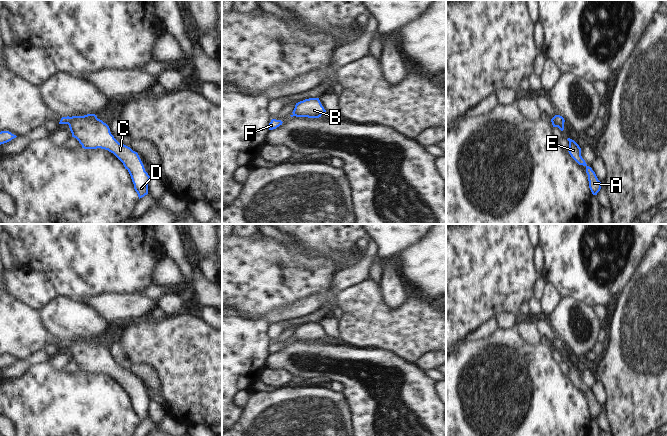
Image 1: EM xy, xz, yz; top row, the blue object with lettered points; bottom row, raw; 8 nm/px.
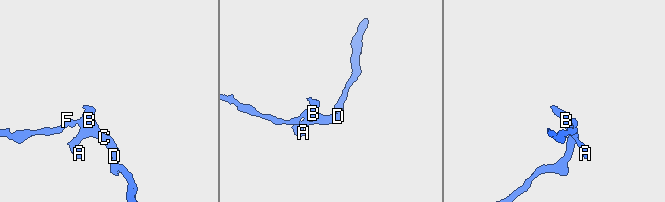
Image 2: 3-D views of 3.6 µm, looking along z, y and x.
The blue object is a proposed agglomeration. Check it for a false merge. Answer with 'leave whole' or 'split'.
leave whole

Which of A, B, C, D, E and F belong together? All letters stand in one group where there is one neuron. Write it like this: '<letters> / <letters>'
A B C D E F

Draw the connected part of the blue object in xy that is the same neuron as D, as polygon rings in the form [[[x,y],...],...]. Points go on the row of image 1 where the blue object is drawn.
[[[87,114],[84,116],[62,117],[59,124],[68,124],[72,137],[76,138],[84,149],[105,149],[113,153],[128,170],[134,189],[138,194],[139,199],[148,194],[148,183],[150,176],[145,171],[144,165],[137,152],[130,147],[119,143],[110,132],[109,126],[102,120],[98,119],[95,114]]]

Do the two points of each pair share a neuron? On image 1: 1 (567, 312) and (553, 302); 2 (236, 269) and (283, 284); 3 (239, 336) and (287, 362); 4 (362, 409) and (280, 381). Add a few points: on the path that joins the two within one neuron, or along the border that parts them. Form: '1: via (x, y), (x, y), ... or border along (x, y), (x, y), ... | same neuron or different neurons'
1: border along (562, 298), (557, 307), (547, 317) | different neurons
2: via (248, 273), (271, 277) | same neuron
3: border along (269, 354), (265, 366) | different neurons
4: border along (269, 369), (284, 369), (294, 375) | different neurons

